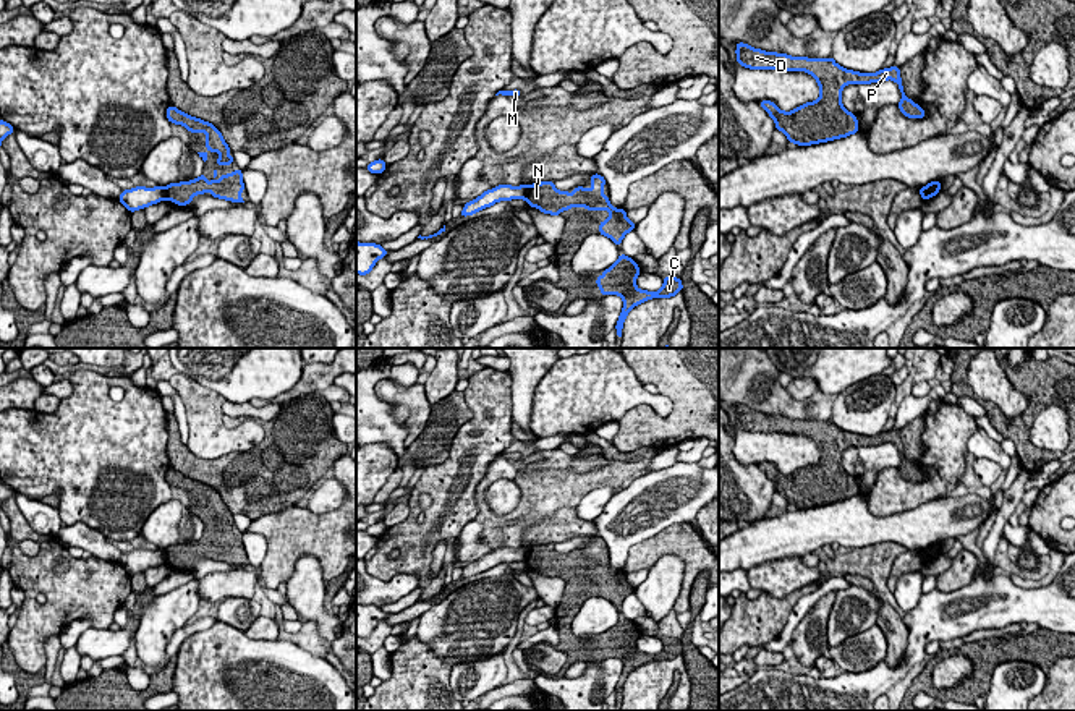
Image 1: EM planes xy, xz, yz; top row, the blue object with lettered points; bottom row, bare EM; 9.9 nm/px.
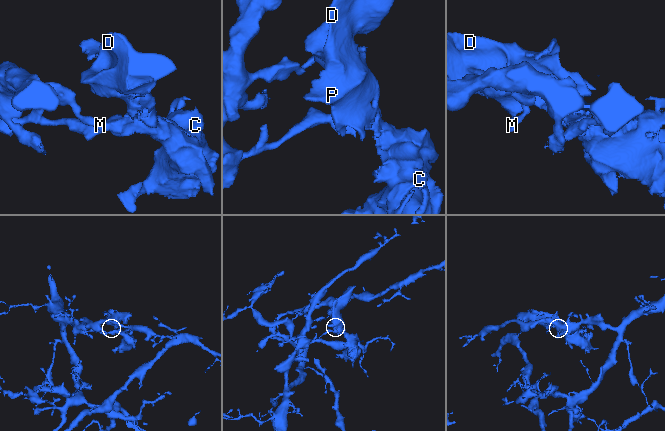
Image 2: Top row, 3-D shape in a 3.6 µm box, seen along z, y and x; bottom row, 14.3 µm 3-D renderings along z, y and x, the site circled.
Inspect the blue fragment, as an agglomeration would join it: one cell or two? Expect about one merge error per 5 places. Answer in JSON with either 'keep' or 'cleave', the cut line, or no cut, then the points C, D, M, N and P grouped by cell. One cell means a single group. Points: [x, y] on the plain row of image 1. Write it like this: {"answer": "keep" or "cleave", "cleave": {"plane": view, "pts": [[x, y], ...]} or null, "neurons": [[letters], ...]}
{"answer": "cleave", "cleave": {"plane": "xy", "pts": [[162, 549], [167, 561]]}, "neurons": [["C", "D", "N", "P"], ["M"]]}

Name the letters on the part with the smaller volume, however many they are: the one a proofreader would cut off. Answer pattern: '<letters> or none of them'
C, D, N, P

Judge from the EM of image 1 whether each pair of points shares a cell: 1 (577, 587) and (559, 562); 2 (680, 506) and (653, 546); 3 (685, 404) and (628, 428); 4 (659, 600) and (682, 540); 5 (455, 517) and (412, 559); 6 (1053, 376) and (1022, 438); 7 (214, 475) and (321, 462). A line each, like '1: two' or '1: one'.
1: one
2: two
3: one
4: two
5: one
6: one
7: one

